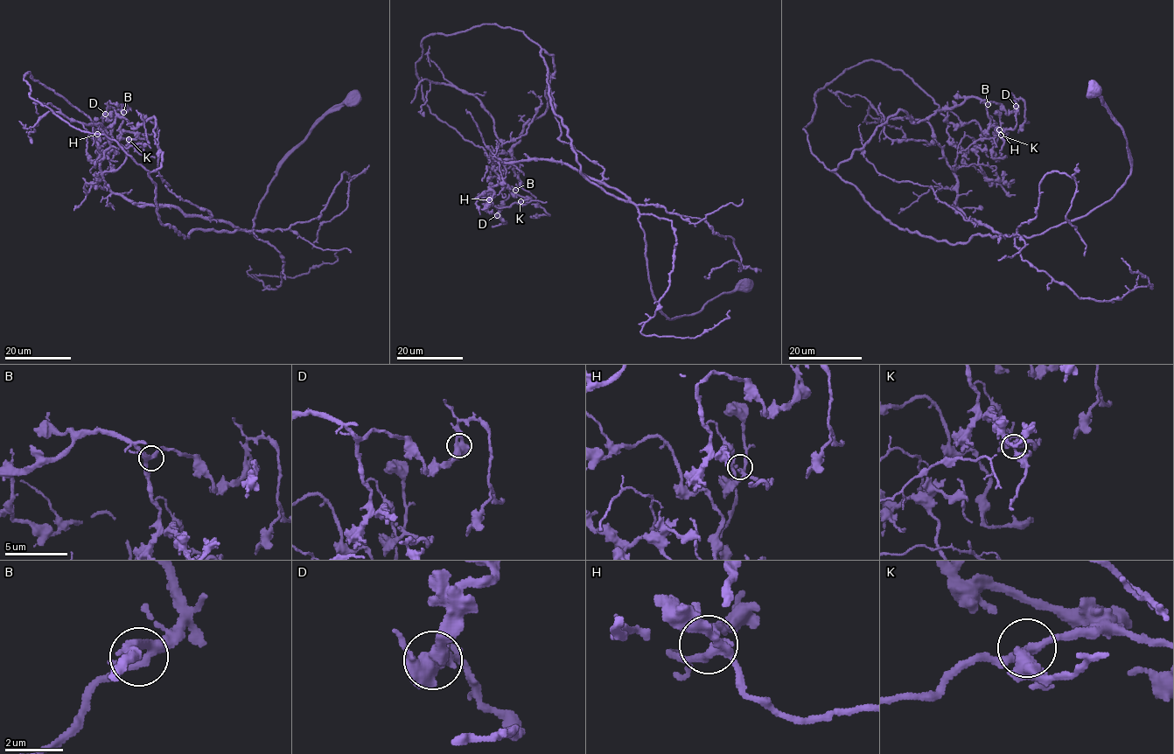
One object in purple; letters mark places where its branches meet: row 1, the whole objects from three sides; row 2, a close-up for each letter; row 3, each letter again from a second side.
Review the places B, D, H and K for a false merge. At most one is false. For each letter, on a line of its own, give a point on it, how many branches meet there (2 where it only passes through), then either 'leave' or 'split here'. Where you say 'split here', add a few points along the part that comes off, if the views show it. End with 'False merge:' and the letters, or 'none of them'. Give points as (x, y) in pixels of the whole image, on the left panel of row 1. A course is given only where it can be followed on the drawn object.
B: (123, 112) | 3 | leave
D: (105, 114) | 3 | leave
H: (97, 134) | 4 | leave
K: (129, 139) | 3 | leave
False merge: none of them

